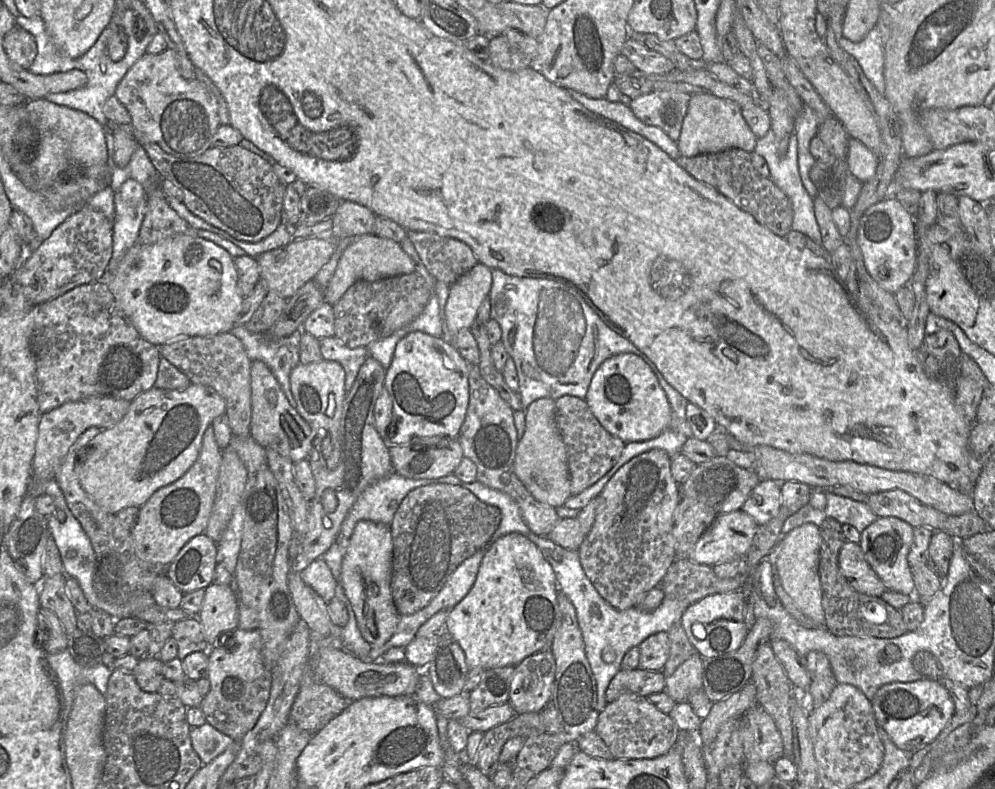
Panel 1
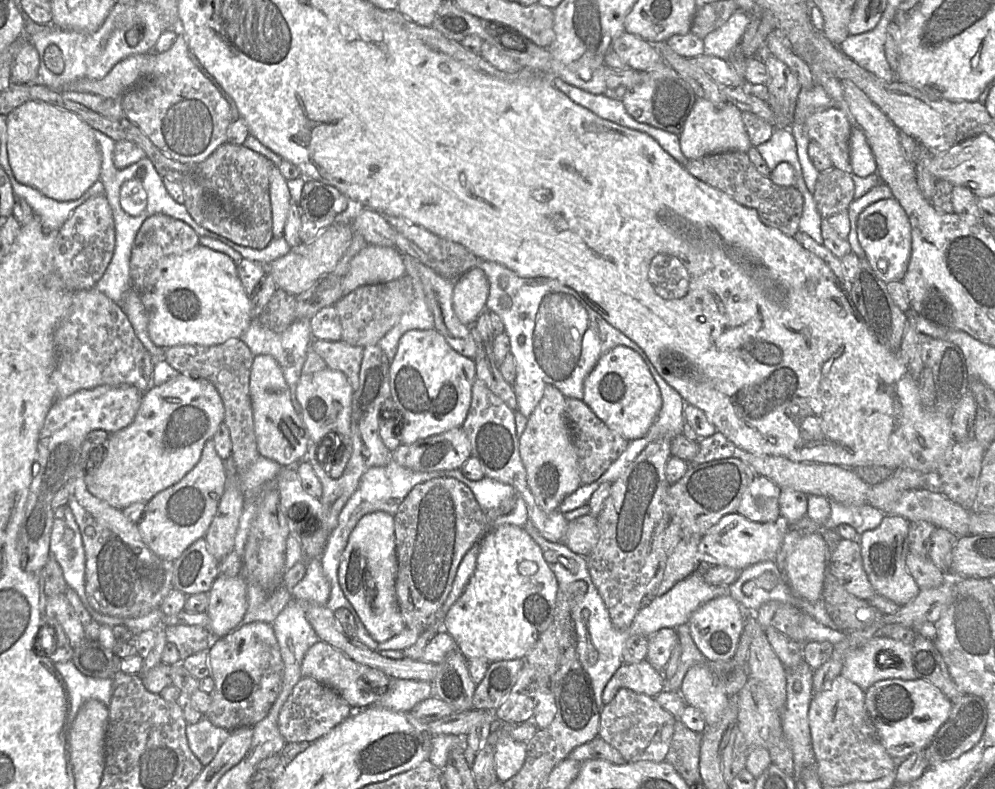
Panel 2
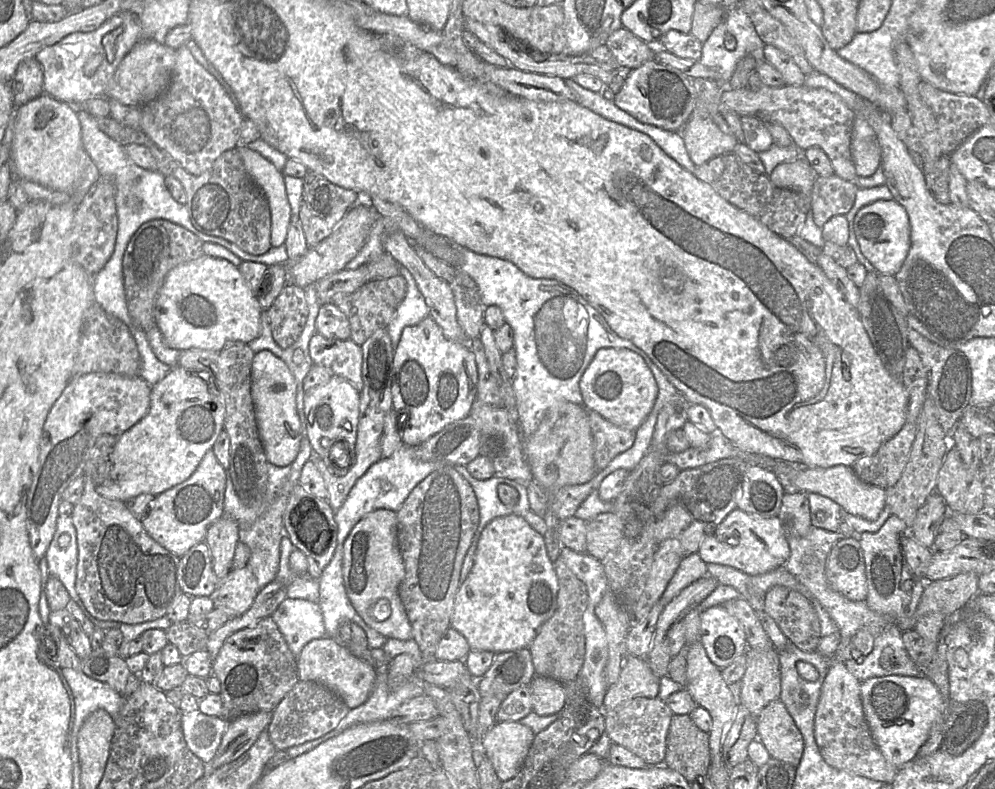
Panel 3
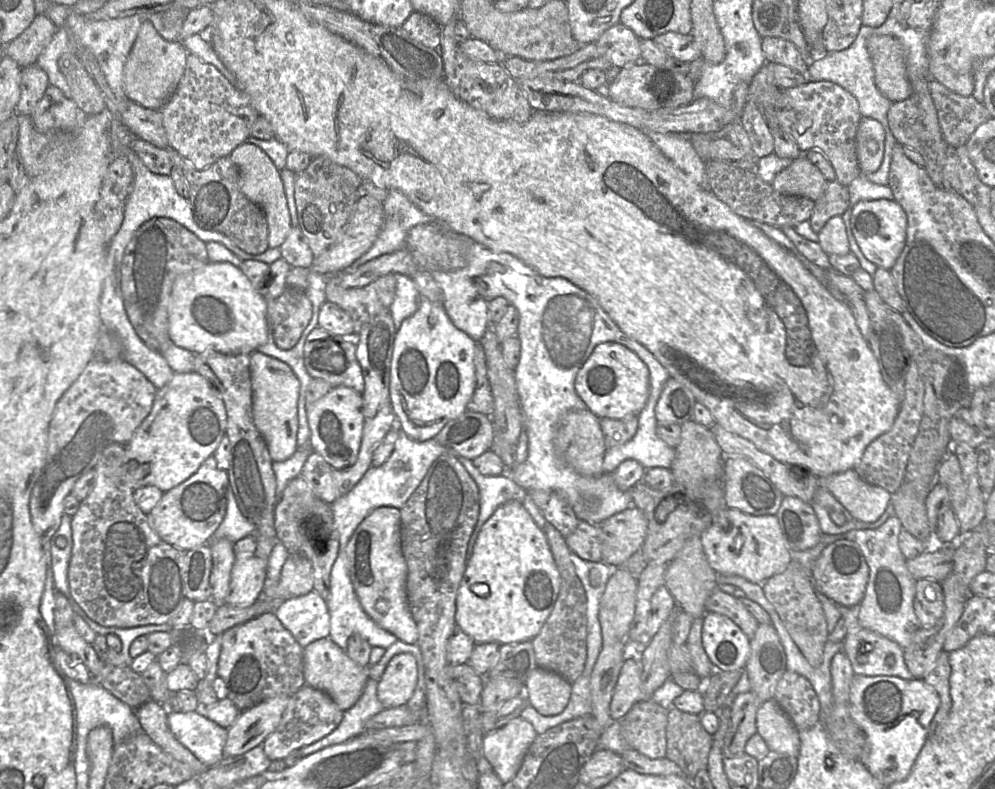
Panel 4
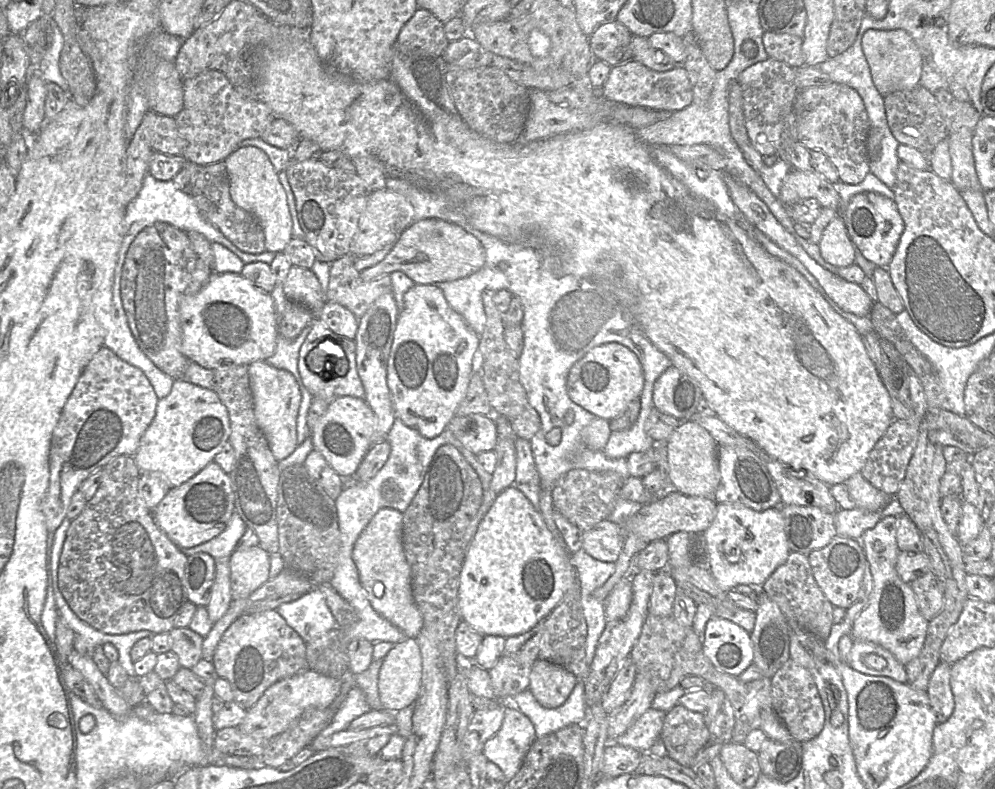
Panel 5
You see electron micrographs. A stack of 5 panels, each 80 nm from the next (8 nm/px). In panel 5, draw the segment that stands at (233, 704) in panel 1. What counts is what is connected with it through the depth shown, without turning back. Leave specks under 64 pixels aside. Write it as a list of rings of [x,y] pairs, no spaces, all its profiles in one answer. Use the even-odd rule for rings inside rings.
[[[277,610],[238,617],[223,633],[212,662],[217,676],[229,682],[234,701],[246,710],[275,682],[308,669],[306,643]]]

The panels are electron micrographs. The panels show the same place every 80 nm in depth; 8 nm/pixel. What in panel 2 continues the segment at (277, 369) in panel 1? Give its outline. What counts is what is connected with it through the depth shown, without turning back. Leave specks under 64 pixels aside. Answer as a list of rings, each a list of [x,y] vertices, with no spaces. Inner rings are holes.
[[[254,318],[248,329],[239,339],[249,347],[254,356],[268,354],[277,361],[282,369],[284,379],[289,386],[292,405],[301,417],[301,406],[296,397],[296,386],[302,375],[302,367],[306,360],[308,349],[312,339],[314,339],[310,329],[310,319],[297,319],[285,331],[276,333],[263,326],[257,318]]]

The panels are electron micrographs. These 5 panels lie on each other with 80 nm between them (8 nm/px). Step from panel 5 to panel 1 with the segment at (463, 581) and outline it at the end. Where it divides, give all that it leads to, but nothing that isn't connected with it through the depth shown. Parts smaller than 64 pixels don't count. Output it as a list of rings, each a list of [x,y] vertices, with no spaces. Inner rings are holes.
[[[516,532],[509,533],[497,539],[487,548],[479,566],[473,586],[467,595],[448,611],[444,630],[459,644],[460,648],[463,650],[469,669],[481,667],[488,670],[492,668],[516,666],[525,658],[533,655],[534,653],[545,648],[549,648],[560,622],[560,612],[557,602],[558,592],[559,588],[555,574],[540,548],[529,540],[528,537],[522,534]]]

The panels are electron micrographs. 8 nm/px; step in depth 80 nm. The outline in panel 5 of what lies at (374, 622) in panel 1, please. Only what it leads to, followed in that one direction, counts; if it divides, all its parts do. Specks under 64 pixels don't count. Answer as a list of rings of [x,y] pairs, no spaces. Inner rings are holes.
[[[389,507],[381,508],[359,535],[352,558],[373,609],[400,629],[406,638],[416,639],[423,628],[423,617],[413,597],[411,569],[402,543],[402,526],[403,513]]]

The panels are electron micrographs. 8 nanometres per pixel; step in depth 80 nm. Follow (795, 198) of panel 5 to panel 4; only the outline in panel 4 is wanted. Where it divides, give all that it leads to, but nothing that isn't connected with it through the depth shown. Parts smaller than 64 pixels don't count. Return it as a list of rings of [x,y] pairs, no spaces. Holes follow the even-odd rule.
[[[803,153],[776,175],[772,186],[780,194],[801,196],[817,201],[823,195],[827,183],[827,179]]]

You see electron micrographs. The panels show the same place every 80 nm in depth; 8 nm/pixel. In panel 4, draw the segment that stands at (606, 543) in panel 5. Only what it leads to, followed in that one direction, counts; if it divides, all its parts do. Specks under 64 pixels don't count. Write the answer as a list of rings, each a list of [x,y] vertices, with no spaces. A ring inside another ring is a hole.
[[[579,520],[576,529],[565,537],[571,552],[584,560],[602,562],[602,530],[599,524],[590,524]]]

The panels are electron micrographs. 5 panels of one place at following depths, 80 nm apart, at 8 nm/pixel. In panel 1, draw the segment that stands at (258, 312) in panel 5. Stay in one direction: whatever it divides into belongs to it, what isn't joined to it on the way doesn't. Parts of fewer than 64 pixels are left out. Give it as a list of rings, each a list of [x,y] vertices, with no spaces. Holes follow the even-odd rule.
[[[188,234],[150,245],[136,243],[118,263],[107,287],[140,336],[158,348],[175,339],[230,332],[244,299],[237,285],[234,258],[215,243]]]

